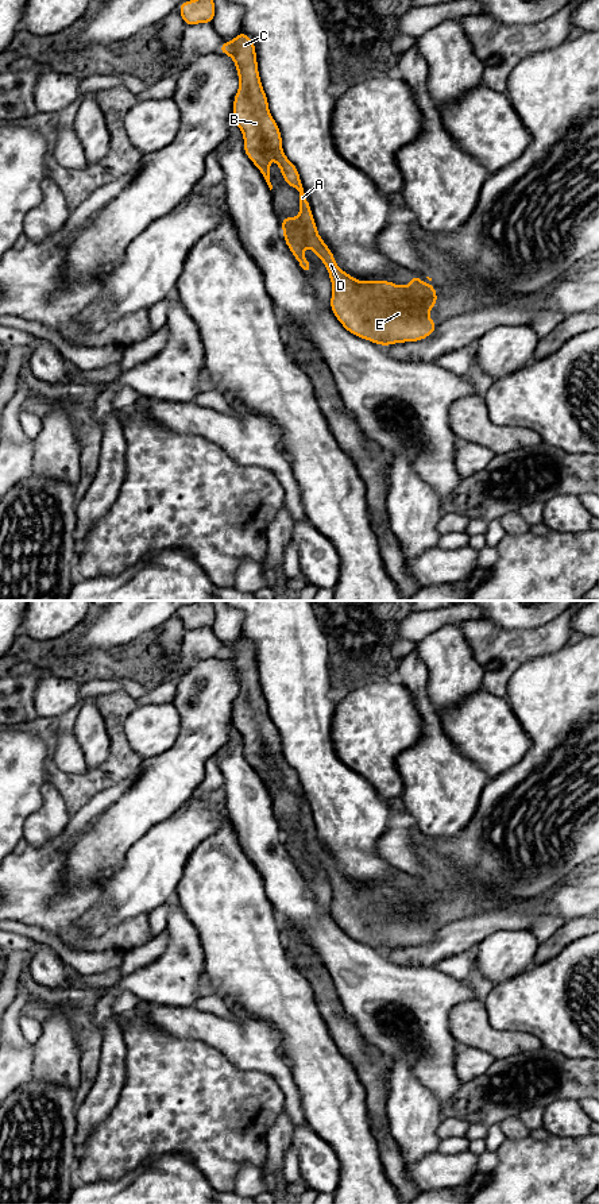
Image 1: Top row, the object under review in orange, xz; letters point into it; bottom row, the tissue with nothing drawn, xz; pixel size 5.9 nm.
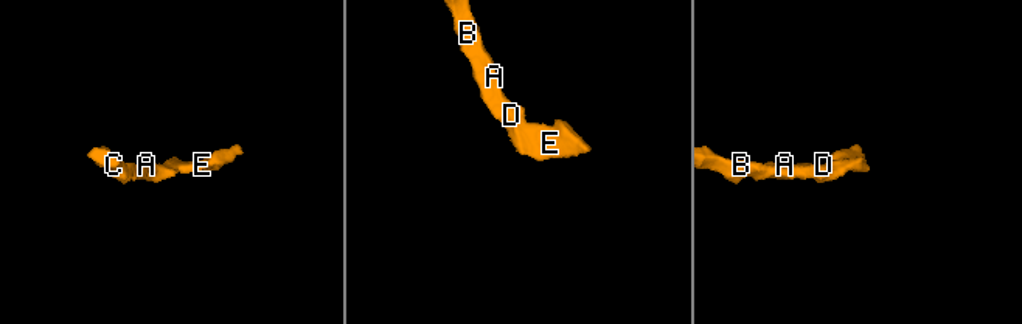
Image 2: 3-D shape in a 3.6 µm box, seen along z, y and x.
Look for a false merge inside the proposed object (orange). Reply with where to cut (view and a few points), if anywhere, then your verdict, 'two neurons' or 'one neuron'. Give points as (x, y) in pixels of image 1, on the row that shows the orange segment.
cut none; one neuron

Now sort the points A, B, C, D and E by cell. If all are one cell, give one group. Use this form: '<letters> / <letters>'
A B C D E

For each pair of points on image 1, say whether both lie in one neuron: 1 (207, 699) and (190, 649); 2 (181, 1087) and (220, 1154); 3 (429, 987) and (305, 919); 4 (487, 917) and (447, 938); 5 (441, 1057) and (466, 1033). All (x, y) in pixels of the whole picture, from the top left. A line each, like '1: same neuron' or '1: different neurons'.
1: different neurons
2: same neuron
3: same neuron
4: same neuron
5: different neurons

